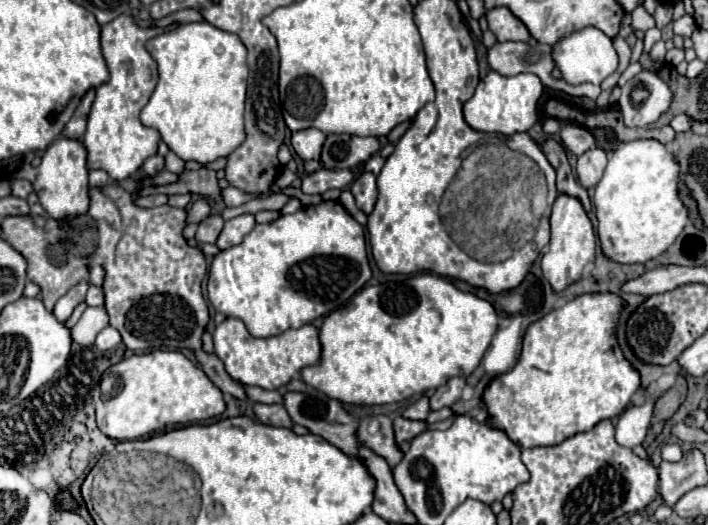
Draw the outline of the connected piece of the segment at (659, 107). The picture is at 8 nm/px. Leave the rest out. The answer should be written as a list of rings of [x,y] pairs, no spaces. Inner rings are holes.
[[[642,70],[640,74],[636,74],[634,78],[630,78],[624,86],[622,86],[622,96],[620,96],[620,112],[624,116],[626,126],[650,126],[654,124],[670,106],[672,102],[672,92],[668,88],[668,84],[650,70]],[[638,82],[644,82],[646,90],[648,90],[648,98],[640,104],[634,104],[630,94],[636,88]]]

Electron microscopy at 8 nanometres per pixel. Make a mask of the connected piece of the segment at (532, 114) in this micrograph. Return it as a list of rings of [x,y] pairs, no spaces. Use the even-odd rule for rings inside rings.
[[[488,72],[484,80],[480,80],[474,96],[464,104],[466,122],[480,132],[500,132],[500,134],[516,134],[528,132],[538,120],[538,100],[544,92],[544,84],[534,74],[518,74],[518,76],[502,76],[498,72]]]

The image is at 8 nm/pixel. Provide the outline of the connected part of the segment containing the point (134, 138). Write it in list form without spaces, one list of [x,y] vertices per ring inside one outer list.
[[[118,16],[102,26],[102,54],[110,70],[110,80],[96,88],[96,98],[88,116],[88,128],[82,138],[86,148],[86,164],[90,170],[106,170],[112,180],[126,180],[140,170],[146,158],[156,154],[160,134],[154,128],[146,128],[138,114],[148,104],[156,82],[156,62],[146,52],[144,44],[170,28],[146,28],[138,26],[132,16]]]

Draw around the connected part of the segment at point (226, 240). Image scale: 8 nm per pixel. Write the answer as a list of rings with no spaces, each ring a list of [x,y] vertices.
[[[244,214],[244,216],[236,216],[232,220],[228,220],[216,240],[216,246],[220,250],[226,250],[226,248],[232,248],[234,244],[240,244],[244,240],[244,236],[254,228],[256,220],[252,214]]]

